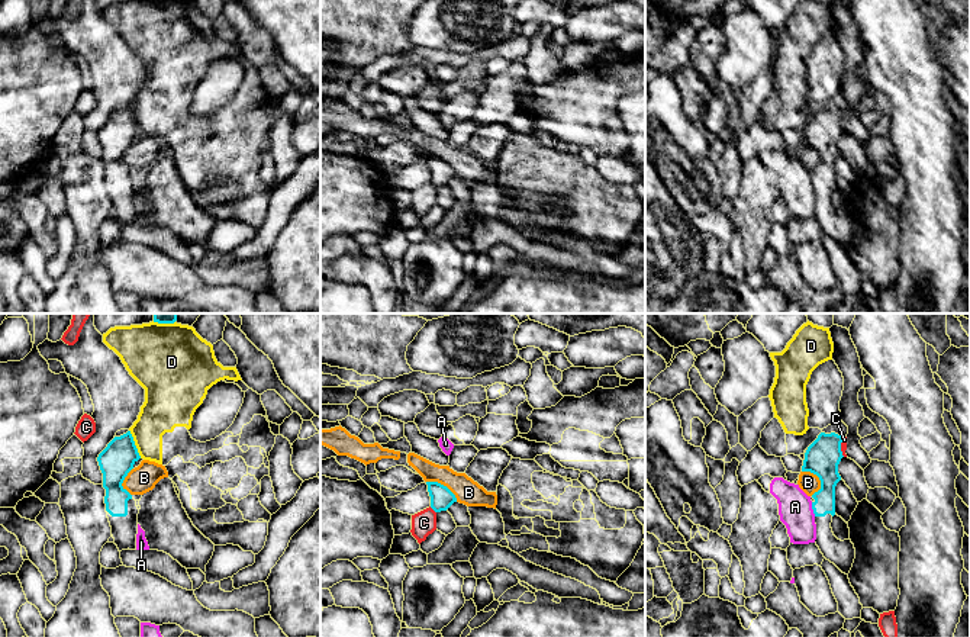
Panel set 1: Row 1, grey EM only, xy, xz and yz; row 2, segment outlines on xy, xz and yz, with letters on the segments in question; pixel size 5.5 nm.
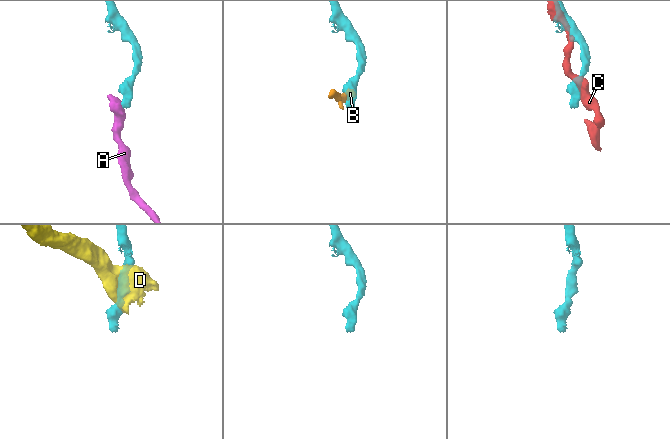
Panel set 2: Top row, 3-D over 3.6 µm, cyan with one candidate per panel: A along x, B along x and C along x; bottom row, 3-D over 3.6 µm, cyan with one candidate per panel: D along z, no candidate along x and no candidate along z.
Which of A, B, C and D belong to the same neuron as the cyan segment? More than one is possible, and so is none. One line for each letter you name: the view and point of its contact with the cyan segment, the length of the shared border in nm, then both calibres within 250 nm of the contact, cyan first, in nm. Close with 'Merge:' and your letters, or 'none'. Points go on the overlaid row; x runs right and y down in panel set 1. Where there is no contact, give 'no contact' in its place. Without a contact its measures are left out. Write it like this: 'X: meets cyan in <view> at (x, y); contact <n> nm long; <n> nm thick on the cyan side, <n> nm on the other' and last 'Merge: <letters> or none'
Merge: none

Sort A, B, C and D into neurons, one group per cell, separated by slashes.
A / B / C / D

